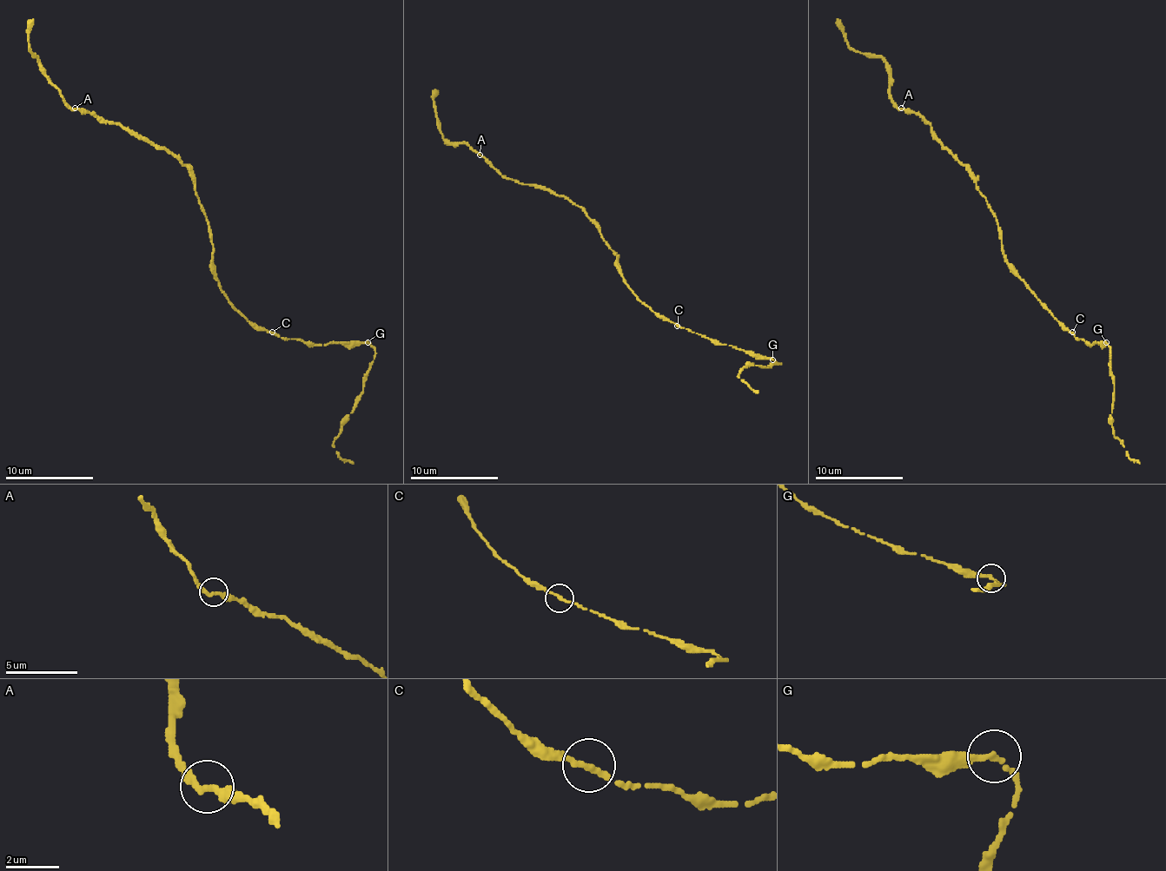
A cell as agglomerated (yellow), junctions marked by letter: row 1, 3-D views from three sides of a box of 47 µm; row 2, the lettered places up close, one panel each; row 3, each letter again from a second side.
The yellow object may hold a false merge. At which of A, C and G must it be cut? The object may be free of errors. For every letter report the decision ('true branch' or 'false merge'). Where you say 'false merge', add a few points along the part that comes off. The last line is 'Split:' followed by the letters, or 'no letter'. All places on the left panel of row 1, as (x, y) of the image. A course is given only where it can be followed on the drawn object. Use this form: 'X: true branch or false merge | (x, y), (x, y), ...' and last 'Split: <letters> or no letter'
A: true branch
C: true branch
G: true branch
Split: no letter

